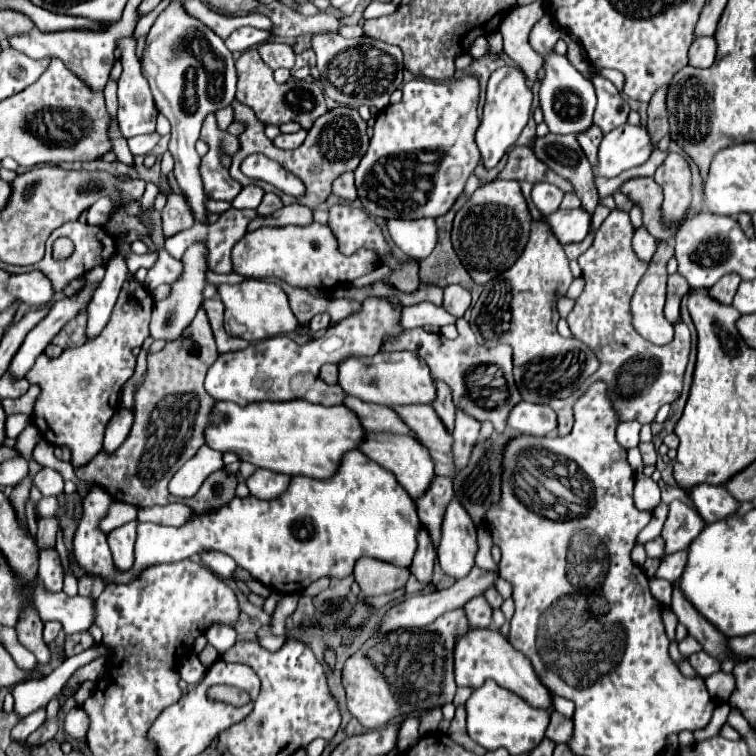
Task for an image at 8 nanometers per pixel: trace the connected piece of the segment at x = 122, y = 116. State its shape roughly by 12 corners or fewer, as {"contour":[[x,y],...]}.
{"contour":[[135,39],[123,49],[119,127],[135,137],[155,131],[157,107],[141,75]]}

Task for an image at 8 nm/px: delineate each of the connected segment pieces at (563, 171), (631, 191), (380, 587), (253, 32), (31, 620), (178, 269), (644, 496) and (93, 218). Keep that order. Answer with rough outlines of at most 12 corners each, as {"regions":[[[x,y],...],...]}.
{"regions":[[[549,133],[533,151],[573,181],[589,215],[599,203],[593,167],[575,135]],[[653,177],[631,179],[621,187],[643,207],[643,225],[657,239],[671,241],[675,227],[661,233],[661,187]],[[361,557],[353,577],[365,597],[405,587],[409,569]],[[241,27],[225,39],[233,53],[269,41],[271,33]],[[27,609],[15,629],[21,645],[39,665],[51,661],[43,641],[43,621]],[[159,251],[155,267],[147,273],[145,287],[173,285],[183,275],[183,263]],[[651,477],[635,481],[635,507],[655,509],[661,503],[659,485]],[[111,197],[91,205],[87,223],[105,225],[113,209]]]}

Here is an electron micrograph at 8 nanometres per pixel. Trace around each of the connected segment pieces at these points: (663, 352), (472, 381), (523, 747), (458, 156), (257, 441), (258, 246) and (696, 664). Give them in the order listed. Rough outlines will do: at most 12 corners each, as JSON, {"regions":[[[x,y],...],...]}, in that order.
{"regions":[[[627,211],[579,257],[567,317],[619,421],[653,423],[683,387],[689,329],[657,347],[631,317],[647,271]],[[405,329],[383,351],[413,351],[453,403],[505,431],[521,401],[511,349],[459,337]],[[487,679],[465,703],[487,751],[529,753],[549,713]],[[413,79],[355,169],[373,217],[445,215],[479,163],[479,83]],[[217,403],[207,445],[329,479],[365,429],[347,407]],[[261,227],[233,247],[235,273],[331,291],[371,273],[333,231]],[[703,651],[689,663],[703,679],[721,671],[721,663]]]}

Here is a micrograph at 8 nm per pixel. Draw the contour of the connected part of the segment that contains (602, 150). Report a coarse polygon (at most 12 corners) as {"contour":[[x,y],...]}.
{"contour":[[629,123],[603,135],[595,177],[643,165],[647,129]]}

